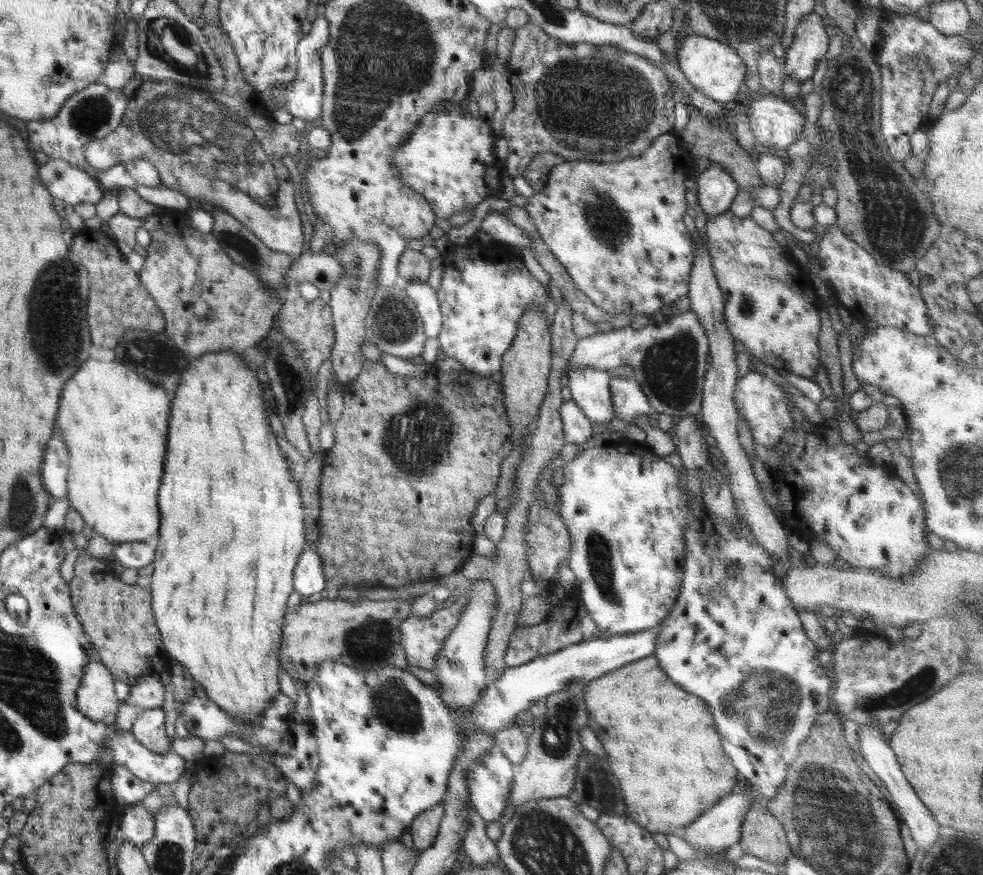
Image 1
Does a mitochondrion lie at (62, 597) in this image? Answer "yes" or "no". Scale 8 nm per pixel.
no

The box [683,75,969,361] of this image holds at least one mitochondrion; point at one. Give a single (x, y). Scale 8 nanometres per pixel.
(747, 306)

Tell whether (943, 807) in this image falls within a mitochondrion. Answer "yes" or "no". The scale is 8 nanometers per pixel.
no

